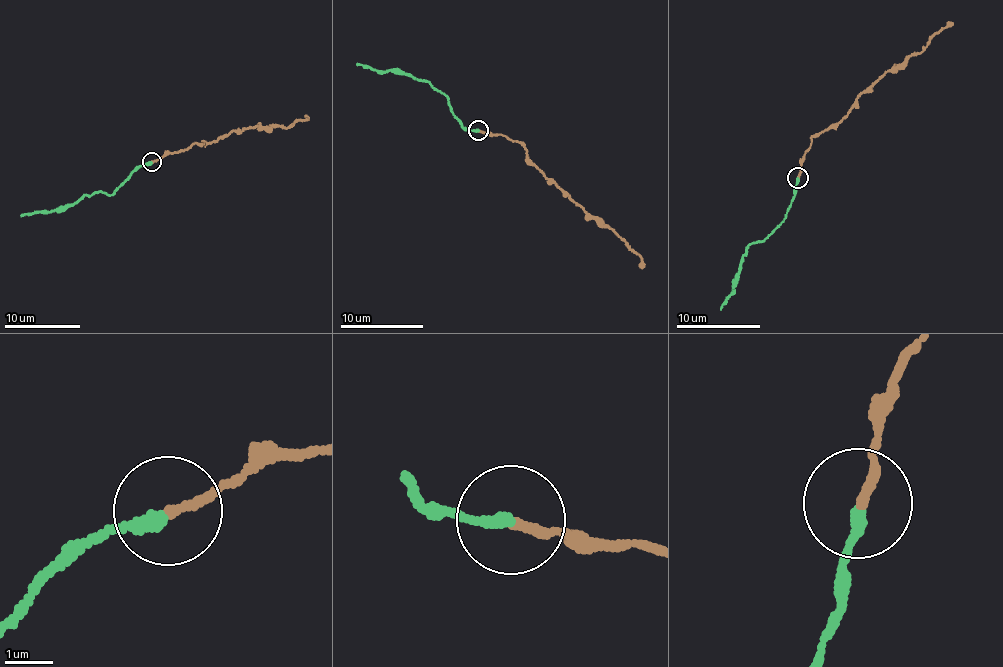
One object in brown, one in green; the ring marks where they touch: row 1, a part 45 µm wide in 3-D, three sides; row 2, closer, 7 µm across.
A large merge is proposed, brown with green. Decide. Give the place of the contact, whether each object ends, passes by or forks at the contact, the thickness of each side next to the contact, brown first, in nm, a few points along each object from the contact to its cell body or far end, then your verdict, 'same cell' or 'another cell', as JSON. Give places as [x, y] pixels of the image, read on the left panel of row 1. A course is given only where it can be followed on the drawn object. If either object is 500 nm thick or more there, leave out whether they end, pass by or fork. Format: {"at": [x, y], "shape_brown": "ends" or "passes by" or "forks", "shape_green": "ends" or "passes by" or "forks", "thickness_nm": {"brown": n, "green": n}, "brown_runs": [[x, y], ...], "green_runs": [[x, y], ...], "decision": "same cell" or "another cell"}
{"at": [152, 161], "shape_brown": "ends", "shape_green": "ends", "thickness_nm": {"brown": 190, "green": 260}, "brown_runs": [[151, 161], [248, 127], [268, 128], [272, 125], [284, 128], [307, 117]], "green_runs": [[151, 161], [134, 171], [111, 195], [94, 191], [48, 213], [36, 211], [20, 216]], "decision": "another cell"}

